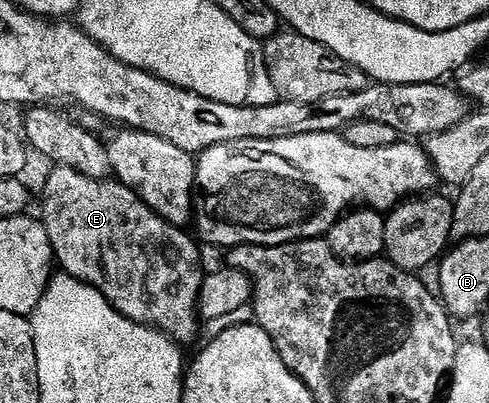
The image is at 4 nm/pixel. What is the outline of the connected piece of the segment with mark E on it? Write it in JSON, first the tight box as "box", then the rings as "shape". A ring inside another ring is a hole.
{"box":[40,166,206,345],"shape":[[[60,166],[52,170],[54,172],[45,180],[45,205],[40,215],[56,263],[61,263],[60,271],[99,290],[103,298],[107,298],[107,302],[111,302],[111,306],[127,319],[157,329],[164,336],[176,340],[178,345],[191,343],[197,336],[197,299],[206,277],[206,273],[201,272],[201,256],[193,245],[194,237],[189,237],[185,230],[169,224],[152,212],[137,197],[136,192],[116,179],[92,180],[75,170]]]}

